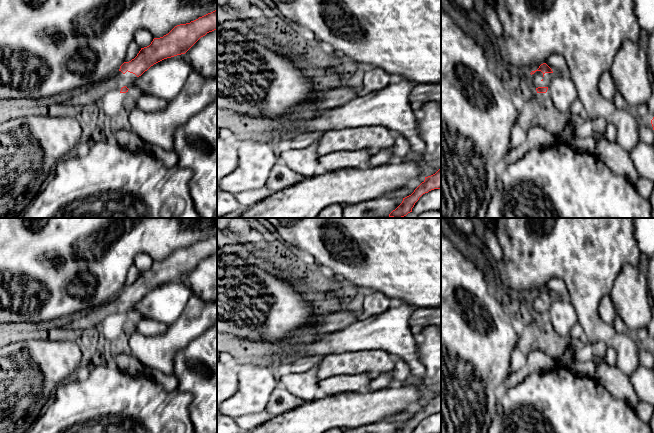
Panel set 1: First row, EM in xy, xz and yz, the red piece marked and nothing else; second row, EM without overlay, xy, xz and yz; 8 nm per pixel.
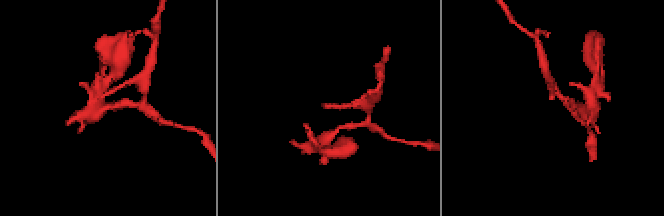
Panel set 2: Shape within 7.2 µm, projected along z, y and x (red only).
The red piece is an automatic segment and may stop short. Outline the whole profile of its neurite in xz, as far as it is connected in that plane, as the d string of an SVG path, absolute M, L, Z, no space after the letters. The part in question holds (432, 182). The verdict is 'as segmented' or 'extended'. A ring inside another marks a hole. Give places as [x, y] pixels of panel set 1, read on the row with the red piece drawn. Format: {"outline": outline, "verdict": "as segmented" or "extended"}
{"outline": "M439 169L435 174L425 177L425 180L414 190L414 192L403 198L402 203L393 210L389 217L402 218L408 213L412 212L412 208L419 198L434 189L441 189L441 169Z", "verdict": "as segmented"}

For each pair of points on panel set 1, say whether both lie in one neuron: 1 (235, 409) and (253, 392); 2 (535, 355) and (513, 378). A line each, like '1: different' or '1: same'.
1: same
2: same

